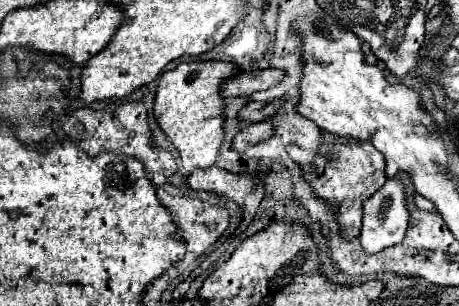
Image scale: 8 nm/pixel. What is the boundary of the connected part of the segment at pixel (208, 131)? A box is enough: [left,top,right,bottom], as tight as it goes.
[154,60,242,172]

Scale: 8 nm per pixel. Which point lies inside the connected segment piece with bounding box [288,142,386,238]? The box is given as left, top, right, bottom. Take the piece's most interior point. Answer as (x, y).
(356, 171)

